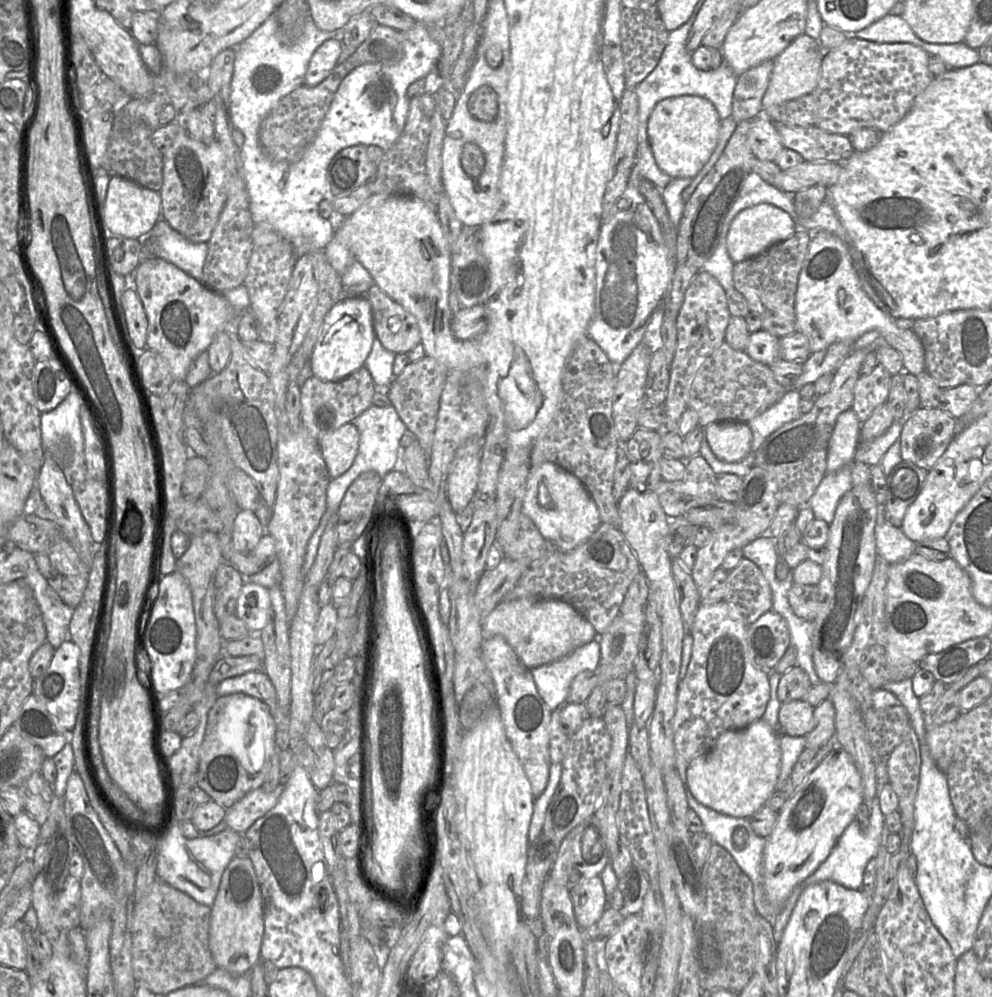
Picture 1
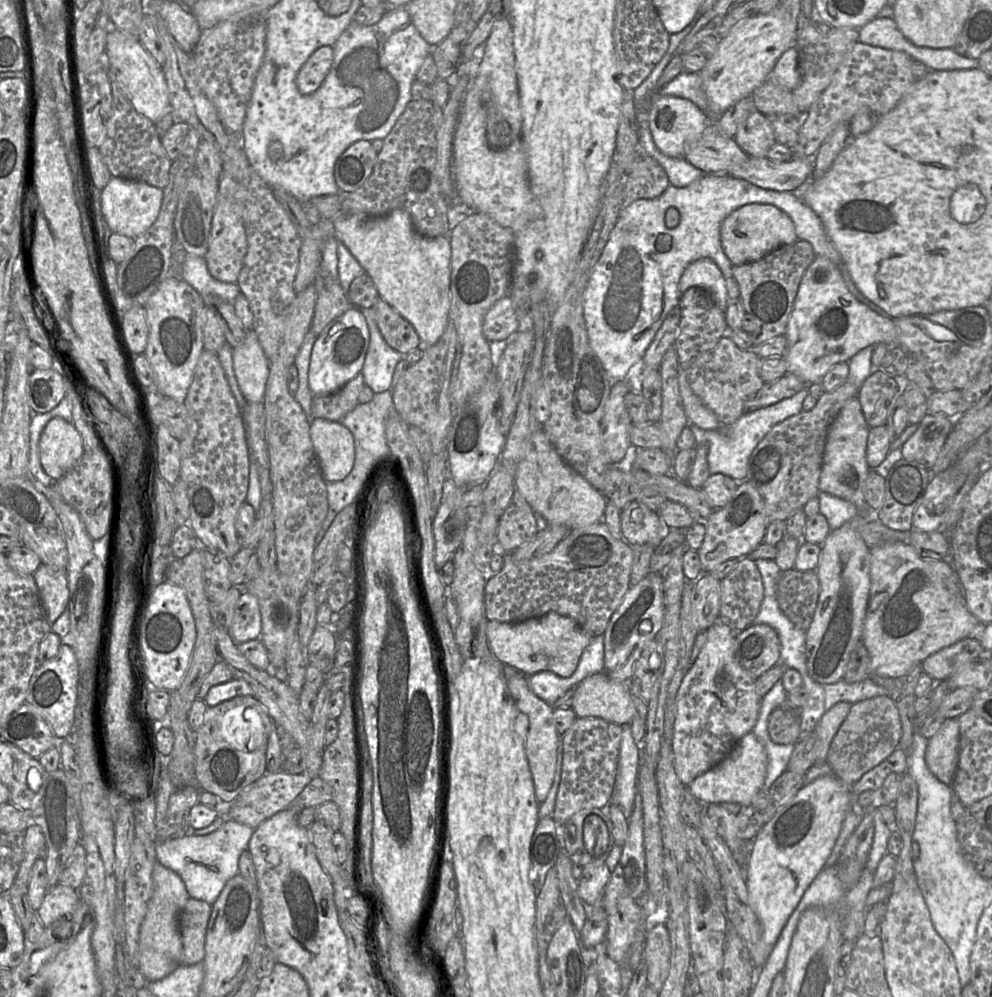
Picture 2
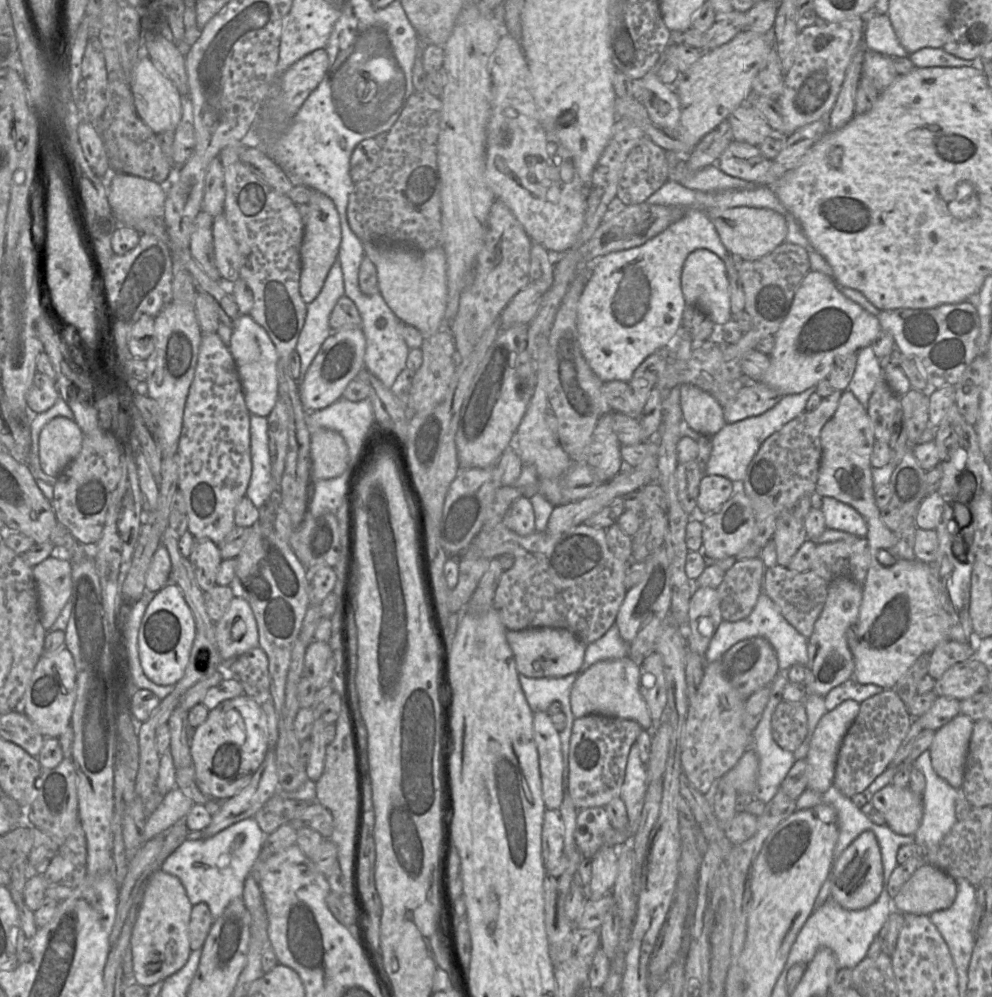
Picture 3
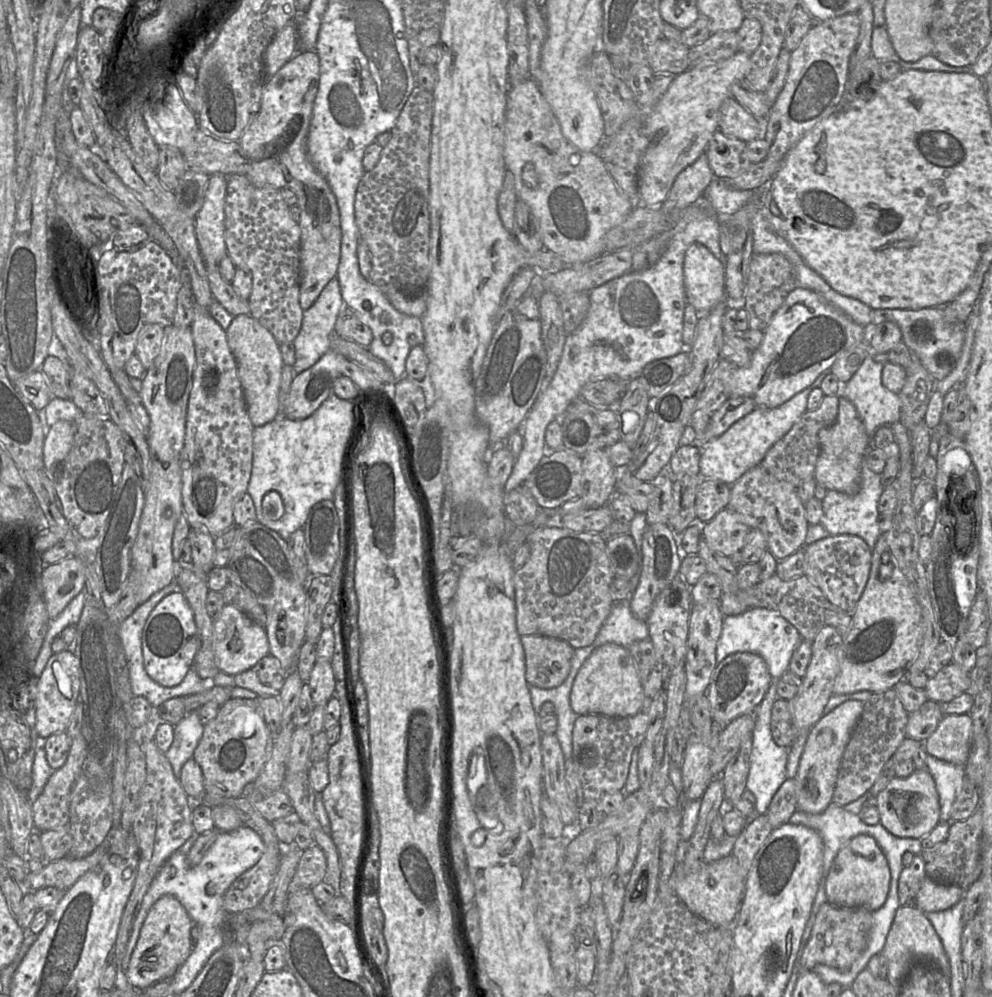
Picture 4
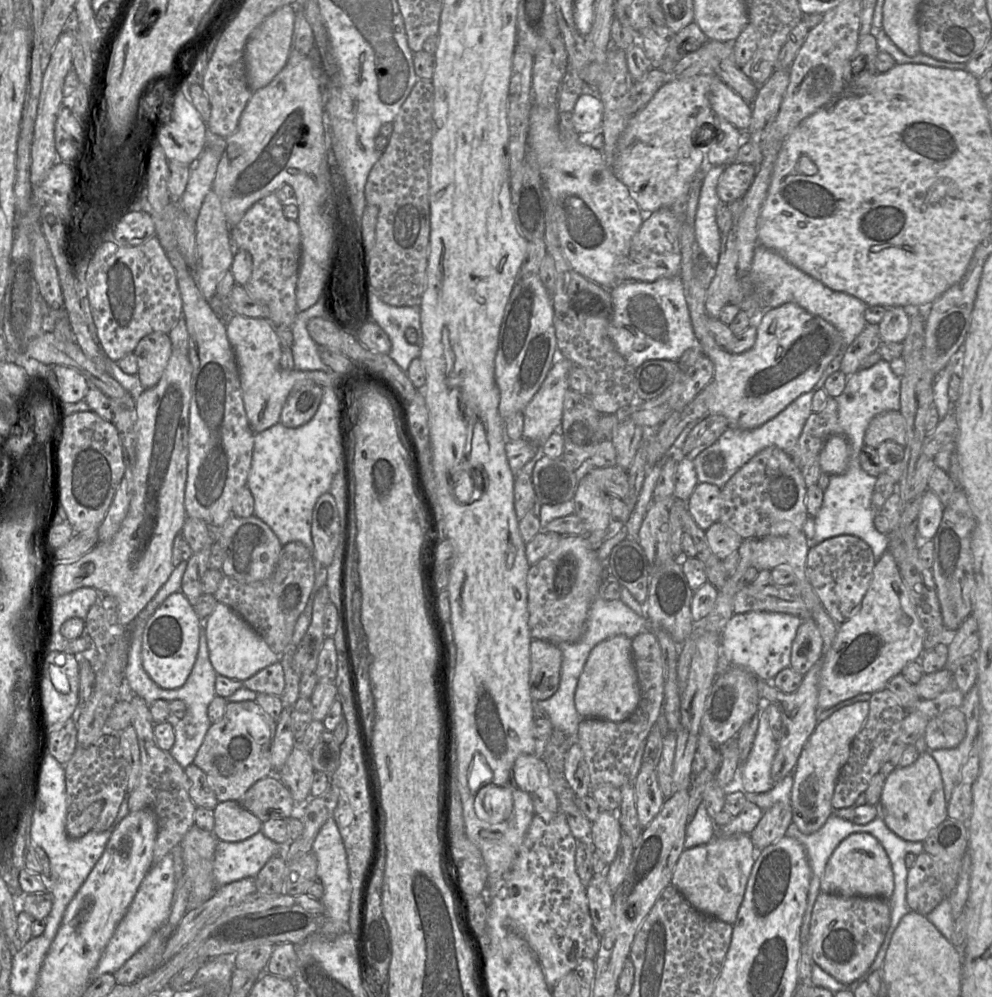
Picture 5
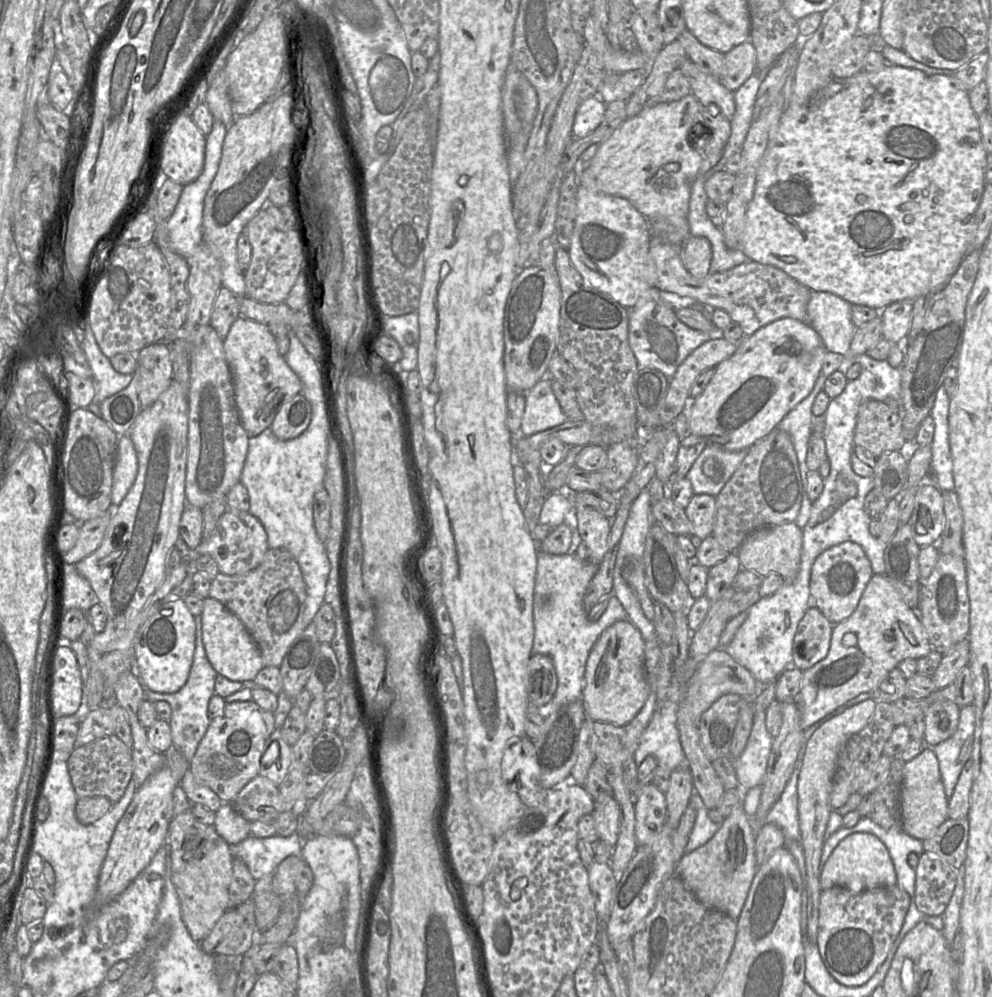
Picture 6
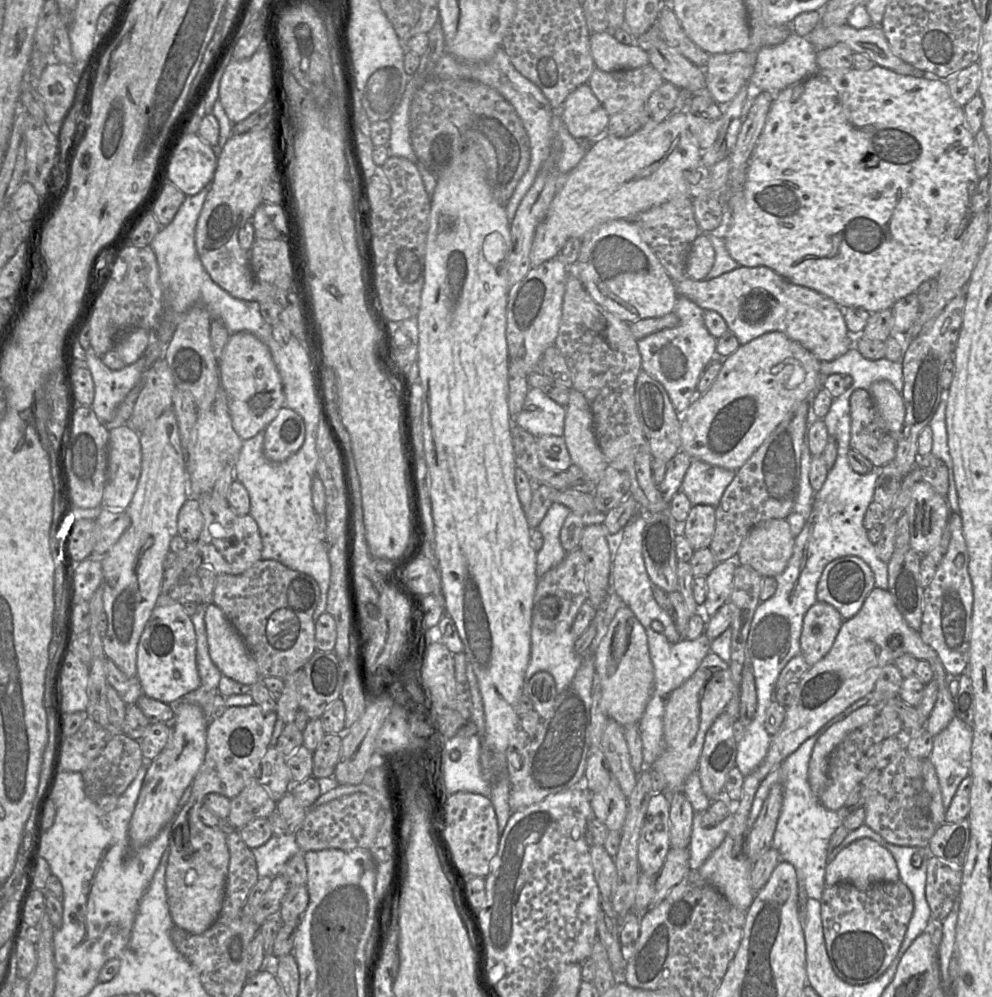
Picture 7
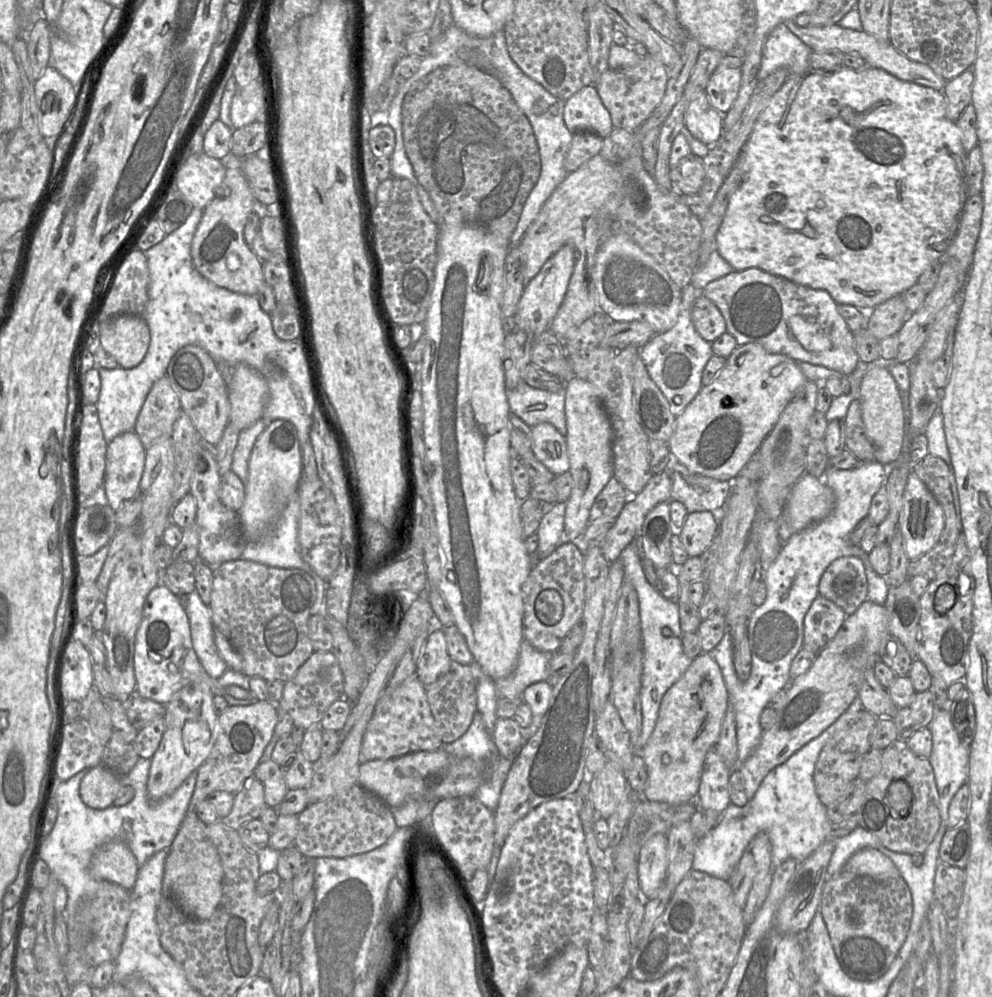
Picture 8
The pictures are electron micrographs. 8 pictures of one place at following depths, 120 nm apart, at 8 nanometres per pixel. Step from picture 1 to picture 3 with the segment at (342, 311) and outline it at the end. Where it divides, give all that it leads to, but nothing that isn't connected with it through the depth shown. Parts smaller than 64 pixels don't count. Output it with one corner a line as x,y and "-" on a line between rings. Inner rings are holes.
362,328
332,330
311,362
300,386
300,400
306,411
321,410
342,397
350,381
364,368
366,339

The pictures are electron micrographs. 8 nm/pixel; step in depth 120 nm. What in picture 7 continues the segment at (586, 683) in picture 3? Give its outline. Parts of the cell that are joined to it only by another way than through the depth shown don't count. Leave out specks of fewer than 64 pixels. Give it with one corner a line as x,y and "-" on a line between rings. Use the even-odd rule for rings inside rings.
623,605
608,626
595,652
595,675
592,688
599,684
600,709
608,719
622,727
639,723
654,686
654,668
644,627
632,610

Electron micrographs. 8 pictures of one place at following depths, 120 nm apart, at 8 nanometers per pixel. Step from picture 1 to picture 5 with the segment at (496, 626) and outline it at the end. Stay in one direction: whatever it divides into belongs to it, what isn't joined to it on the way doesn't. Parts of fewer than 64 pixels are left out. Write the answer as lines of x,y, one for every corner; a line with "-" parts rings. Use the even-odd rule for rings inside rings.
532,639
529,673
532,700
546,700
556,693
560,682
561,664
562,654
557,644

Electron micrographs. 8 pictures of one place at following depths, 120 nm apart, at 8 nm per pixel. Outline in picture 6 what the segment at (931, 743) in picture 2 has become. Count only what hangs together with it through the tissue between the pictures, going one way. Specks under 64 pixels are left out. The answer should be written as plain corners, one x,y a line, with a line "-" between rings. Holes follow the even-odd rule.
954,701
930,707
924,714
924,741
928,747
949,739
956,732
961,708

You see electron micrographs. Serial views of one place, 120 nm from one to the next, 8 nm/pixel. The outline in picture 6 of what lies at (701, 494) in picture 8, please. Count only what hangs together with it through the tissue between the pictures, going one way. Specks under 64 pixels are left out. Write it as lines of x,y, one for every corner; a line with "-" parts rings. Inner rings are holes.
708,444
692,464
686,477
694,494
717,496
745,458
748,449
728,451

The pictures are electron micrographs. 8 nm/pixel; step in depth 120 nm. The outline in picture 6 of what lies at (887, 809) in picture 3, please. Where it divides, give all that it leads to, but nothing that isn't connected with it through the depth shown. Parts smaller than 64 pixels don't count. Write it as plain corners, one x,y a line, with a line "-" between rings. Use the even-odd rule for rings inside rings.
931,747
904,764
900,791
900,822
902,830
921,841
929,838
948,818
948,799
940,776
938,759

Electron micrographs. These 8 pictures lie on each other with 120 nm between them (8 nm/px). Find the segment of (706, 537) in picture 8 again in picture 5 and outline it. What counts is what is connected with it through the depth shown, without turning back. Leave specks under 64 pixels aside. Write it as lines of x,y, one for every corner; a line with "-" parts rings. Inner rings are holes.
698,483
689,499
687,509
696,524
706,531
719,521
722,504
722,488
710,483

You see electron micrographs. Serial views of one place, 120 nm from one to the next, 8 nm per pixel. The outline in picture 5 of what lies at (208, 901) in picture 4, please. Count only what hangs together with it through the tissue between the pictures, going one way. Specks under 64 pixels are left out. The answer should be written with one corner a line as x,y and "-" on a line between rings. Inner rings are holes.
261,830
239,842
218,840
213,863
216,886
247,877
255,878
266,862
281,852
282,846
266,837
-
165,855
155,863
146,874
126,914
119,922
107,944
96,968
91,974
91,981
106,973
114,974
124,963
144,946
154,932
164,925
171,911
171,904
176,888
173,856

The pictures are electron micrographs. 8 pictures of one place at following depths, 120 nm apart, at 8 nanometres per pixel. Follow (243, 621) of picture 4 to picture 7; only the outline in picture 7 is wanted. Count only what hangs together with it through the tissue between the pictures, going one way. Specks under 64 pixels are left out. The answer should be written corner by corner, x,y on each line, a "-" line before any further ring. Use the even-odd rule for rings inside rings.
213,602
206,605
204,622
210,657
222,675
247,685
261,680
244,641

